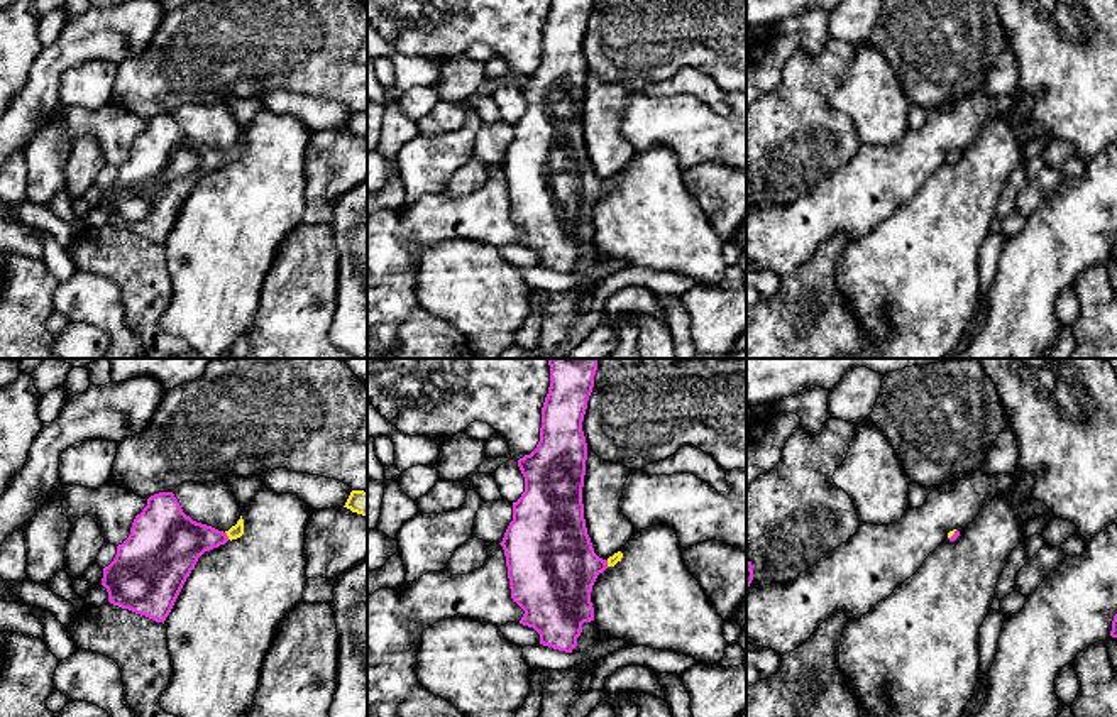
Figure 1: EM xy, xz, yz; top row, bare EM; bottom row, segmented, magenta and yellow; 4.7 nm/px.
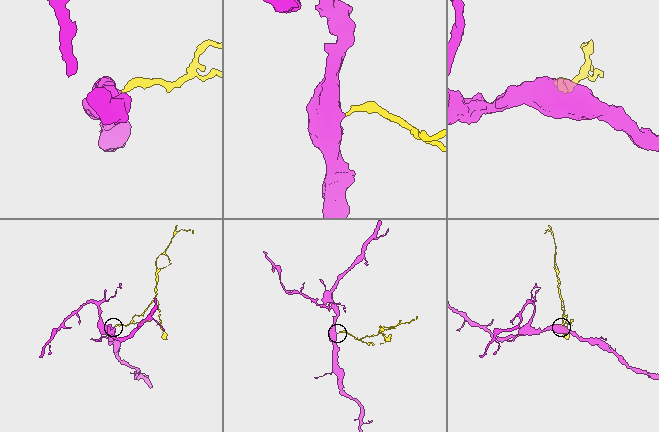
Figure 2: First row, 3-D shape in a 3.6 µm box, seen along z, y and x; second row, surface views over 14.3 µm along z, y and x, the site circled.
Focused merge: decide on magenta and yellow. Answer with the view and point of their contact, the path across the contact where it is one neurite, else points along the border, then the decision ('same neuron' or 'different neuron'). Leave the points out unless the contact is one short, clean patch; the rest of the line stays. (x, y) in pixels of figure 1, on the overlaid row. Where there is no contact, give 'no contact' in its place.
xy (225, 535) | across xy (175, 541), (225, 535), (236, 531) | same neuron

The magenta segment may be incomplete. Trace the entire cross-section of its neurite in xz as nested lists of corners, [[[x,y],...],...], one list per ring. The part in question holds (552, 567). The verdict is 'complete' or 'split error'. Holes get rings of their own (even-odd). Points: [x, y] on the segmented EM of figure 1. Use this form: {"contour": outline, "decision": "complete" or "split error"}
{"contour": [[[548,358],[548,365],[550,387],[542,408],[540,441],[530,455],[518,460],[525,477],[525,492],[513,502],[513,521],[499,545],[506,556],[511,599],[525,610],[520,624],[533,627],[540,634],[540,644],[572,653],[582,632],[582,624],[594,621],[591,592],[597,575],[621,561],[623,553],[618,551],[608,560],[599,558],[594,553],[584,519],[582,487],[587,443],[582,421],[594,387],[597,358]]], "decision": "split error"}

